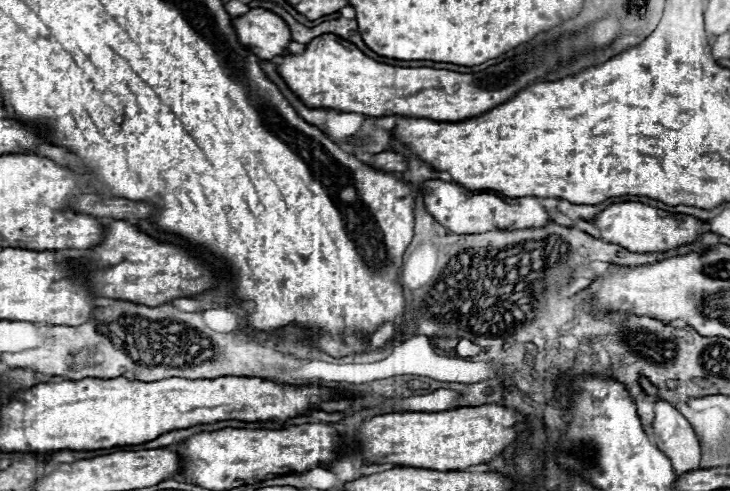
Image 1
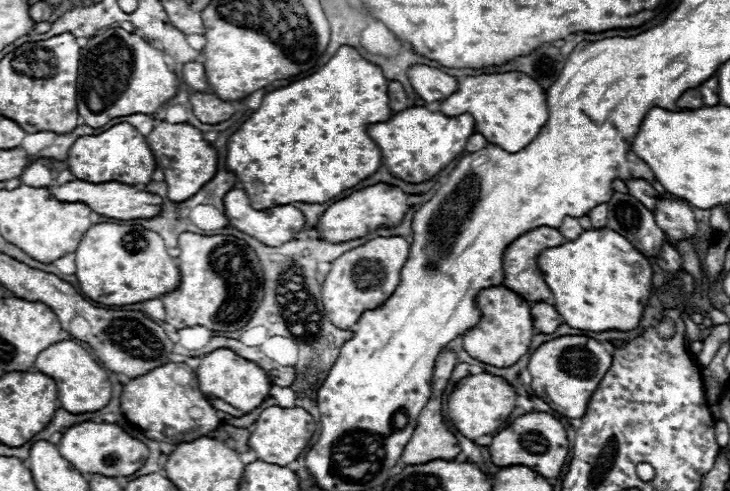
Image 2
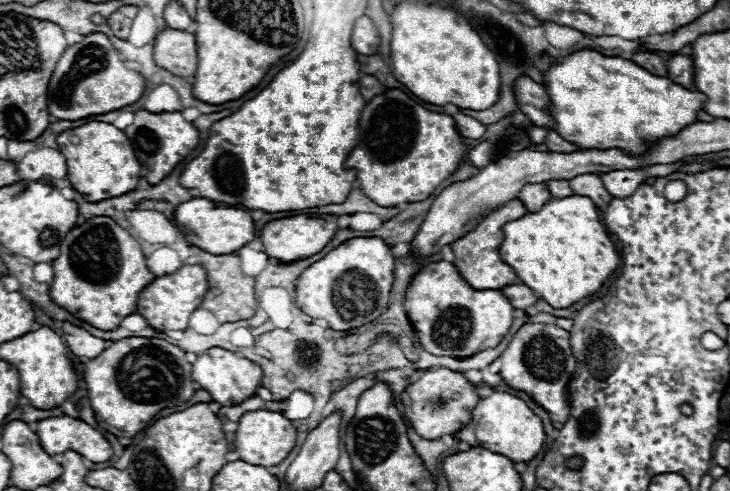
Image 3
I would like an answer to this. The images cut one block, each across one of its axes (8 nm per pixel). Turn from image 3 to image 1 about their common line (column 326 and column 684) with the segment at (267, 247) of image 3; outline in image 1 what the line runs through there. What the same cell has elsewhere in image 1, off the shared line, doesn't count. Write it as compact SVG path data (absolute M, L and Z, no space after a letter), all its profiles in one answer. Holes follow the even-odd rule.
M618 202L606 206L592 218L592 224L600 230L600 238L608 244L618 244L630 252L666 252L682 244L692 244L700 234L698 220L694 216L678 216L642 202Z

